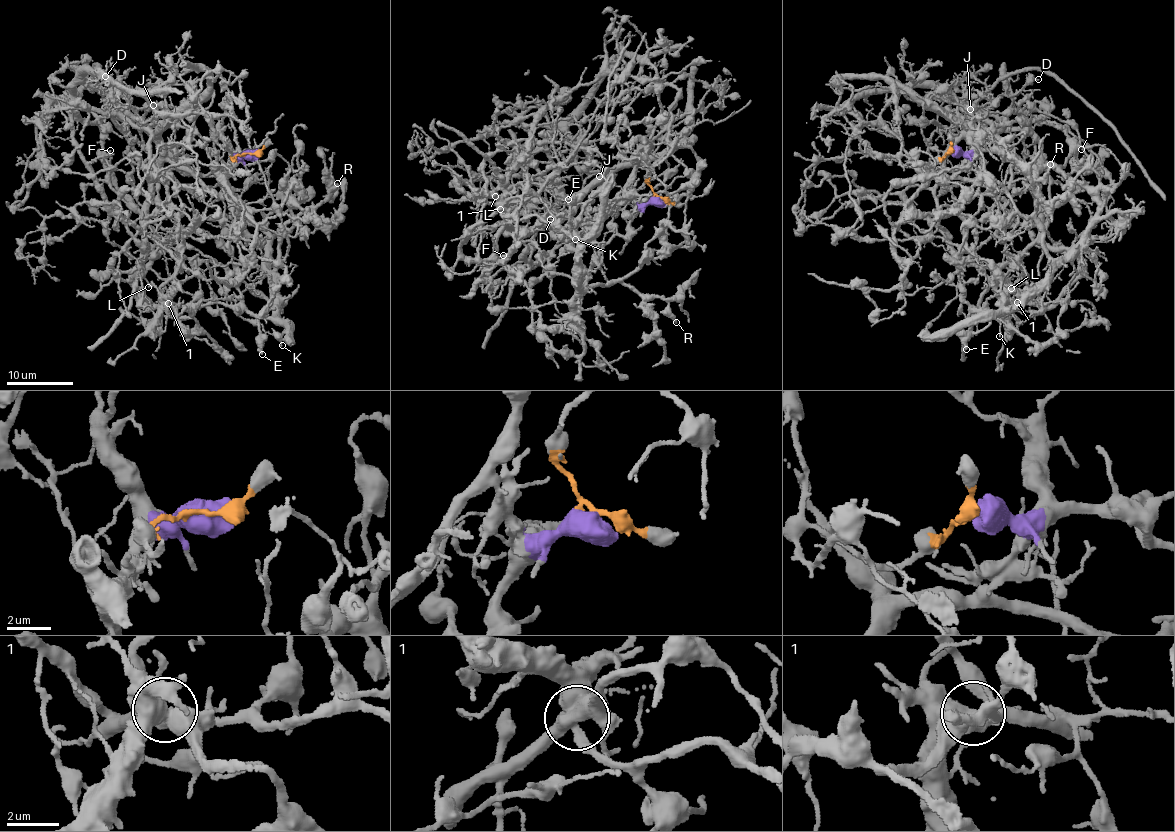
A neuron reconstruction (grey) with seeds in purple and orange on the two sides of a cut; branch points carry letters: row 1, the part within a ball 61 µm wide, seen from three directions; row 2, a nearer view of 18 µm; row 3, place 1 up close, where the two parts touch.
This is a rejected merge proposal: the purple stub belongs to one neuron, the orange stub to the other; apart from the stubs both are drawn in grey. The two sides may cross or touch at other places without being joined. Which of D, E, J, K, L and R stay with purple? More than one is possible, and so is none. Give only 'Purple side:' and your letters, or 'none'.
Purple side: E, K, L, R

